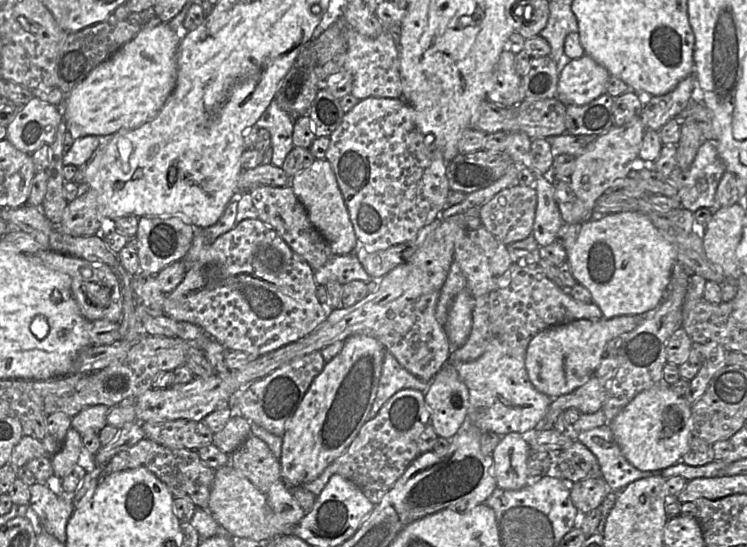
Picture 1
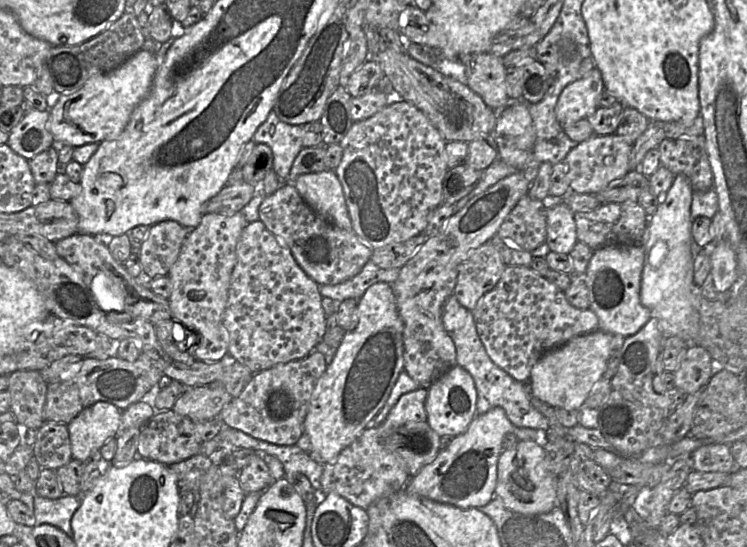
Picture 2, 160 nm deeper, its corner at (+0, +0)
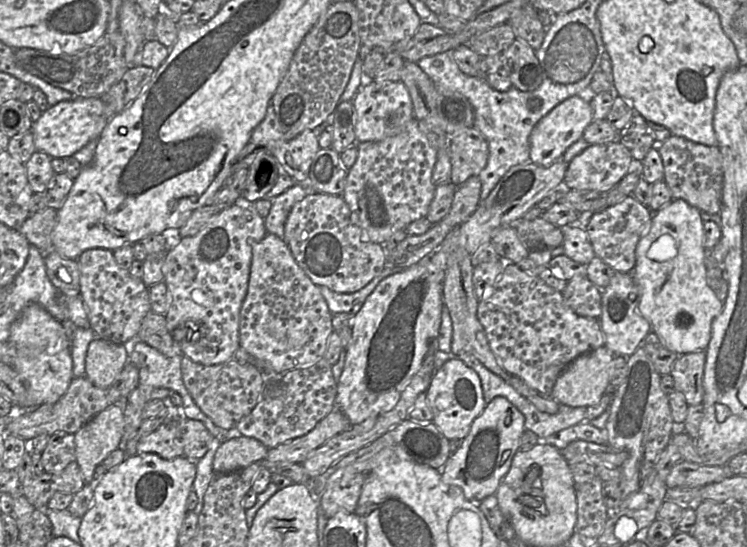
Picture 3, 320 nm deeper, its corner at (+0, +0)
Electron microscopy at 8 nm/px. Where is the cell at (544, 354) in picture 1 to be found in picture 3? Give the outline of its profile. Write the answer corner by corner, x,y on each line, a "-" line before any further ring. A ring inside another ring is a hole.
606,346
586,352
574,359
559,375
550,397
557,403
570,407
589,407
597,404
610,386
614,371
614,359
617,358

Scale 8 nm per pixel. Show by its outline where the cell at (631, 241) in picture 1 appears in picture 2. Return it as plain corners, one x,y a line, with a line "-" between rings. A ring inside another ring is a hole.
642,244
606,246
593,251
582,276
589,292
590,309
598,317
601,330
628,337
637,333
651,318
650,311
640,302
643,264

